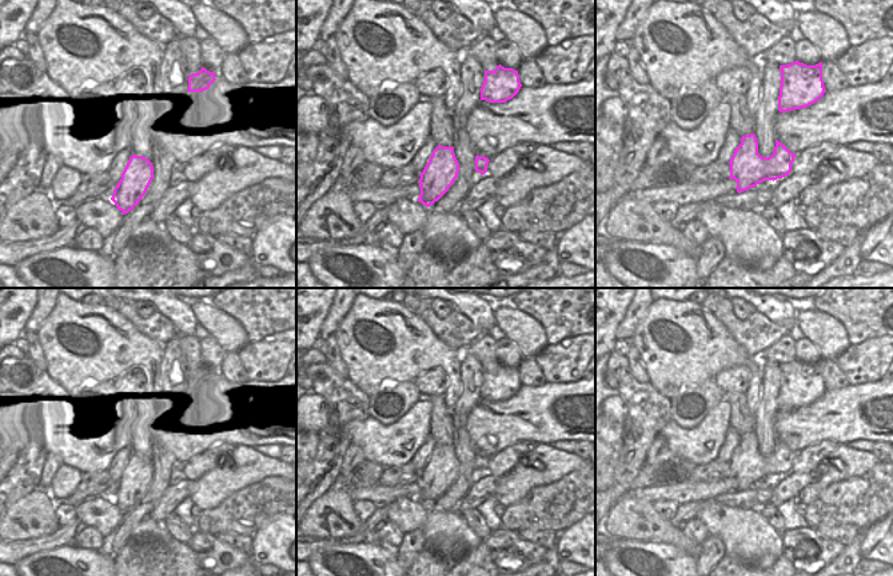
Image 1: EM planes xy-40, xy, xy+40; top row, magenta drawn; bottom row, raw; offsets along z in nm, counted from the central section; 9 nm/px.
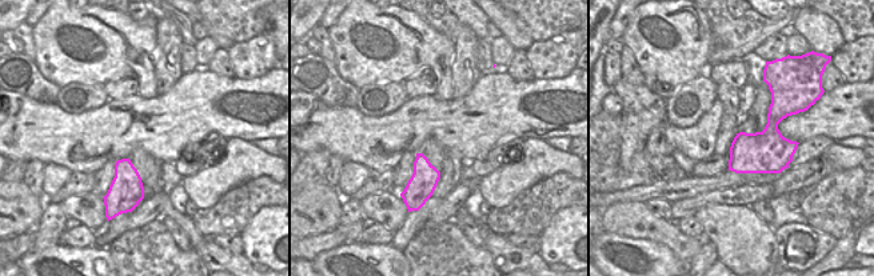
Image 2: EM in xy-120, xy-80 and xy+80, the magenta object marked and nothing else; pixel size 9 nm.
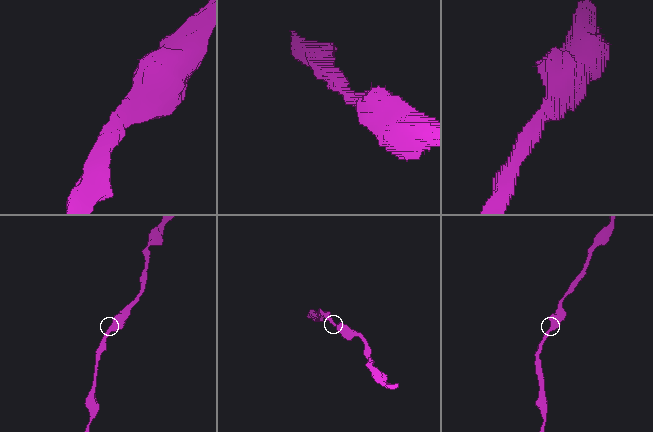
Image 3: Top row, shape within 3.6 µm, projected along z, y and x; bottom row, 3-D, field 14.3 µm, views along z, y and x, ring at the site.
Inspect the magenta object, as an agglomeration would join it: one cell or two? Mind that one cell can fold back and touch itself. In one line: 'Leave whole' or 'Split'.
Leave whole

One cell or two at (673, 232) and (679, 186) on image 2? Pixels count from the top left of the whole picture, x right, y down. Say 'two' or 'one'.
two

